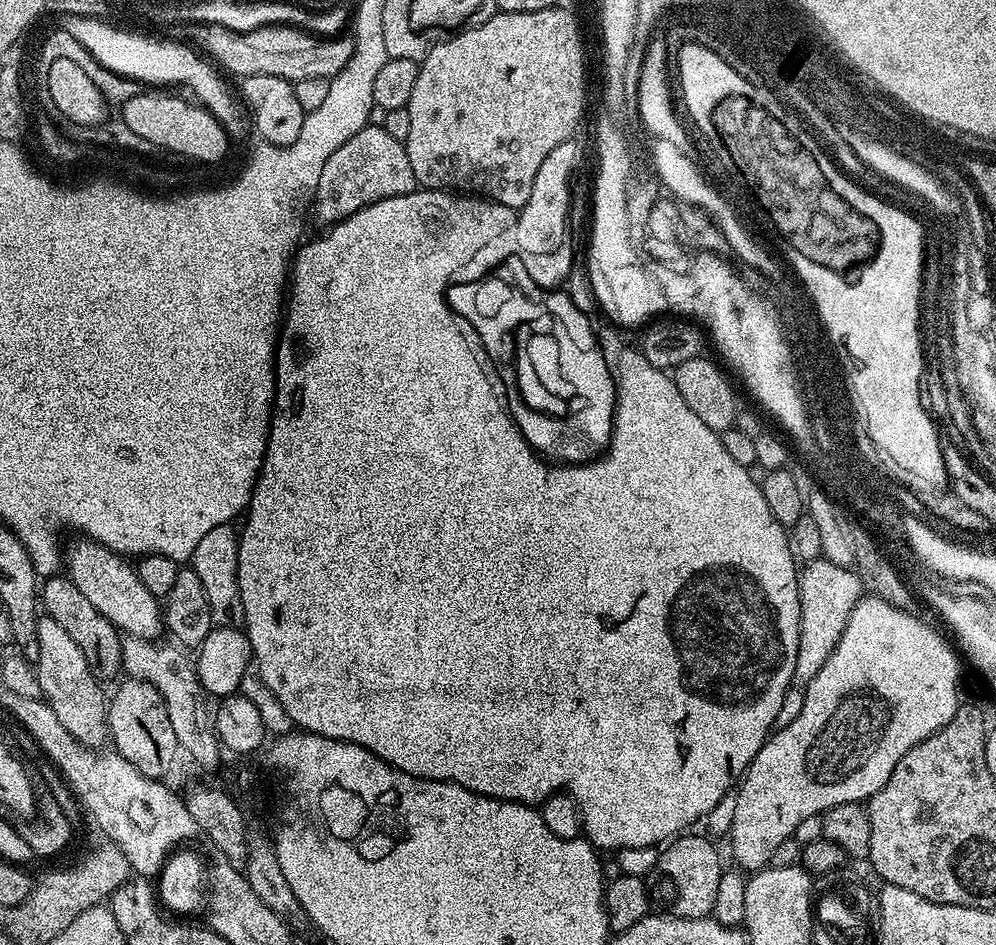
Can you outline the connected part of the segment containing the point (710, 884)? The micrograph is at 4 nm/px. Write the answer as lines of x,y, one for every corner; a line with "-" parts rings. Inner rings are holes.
692,834
675,837
659,853
656,868
650,875
650,896
664,907
661,909
667,915
697,920
712,915
722,865
719,850
706,837
688,835

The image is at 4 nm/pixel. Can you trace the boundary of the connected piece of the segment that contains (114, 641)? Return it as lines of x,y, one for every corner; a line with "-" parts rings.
57,574
47,577
39,589
38,600
47,616
54,618
54,622
62,625
66,634
70,634
70,638
74,638
78,650
82,650
90,670
97,678
112,676
115,672
121,671
121,633
117,632
110,621
102,618
102,614
98,614
98,610
94,610
94,606
90,606
90,601
80,593
78,586
74,586
74,582
68,579
67,575

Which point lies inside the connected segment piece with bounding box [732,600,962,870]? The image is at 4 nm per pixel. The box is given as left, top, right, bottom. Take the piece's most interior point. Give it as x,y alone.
889,684

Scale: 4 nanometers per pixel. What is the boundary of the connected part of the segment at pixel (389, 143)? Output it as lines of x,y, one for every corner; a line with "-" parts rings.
369,126
358,130
350,142
342,142
342,146
338,146
338,150
326,158
326,166
322,166
322,178
318,178
316,187
314,216
316,212
324,226
331,226
374,202
410,194
417,188
407,147
392,138
383,126

